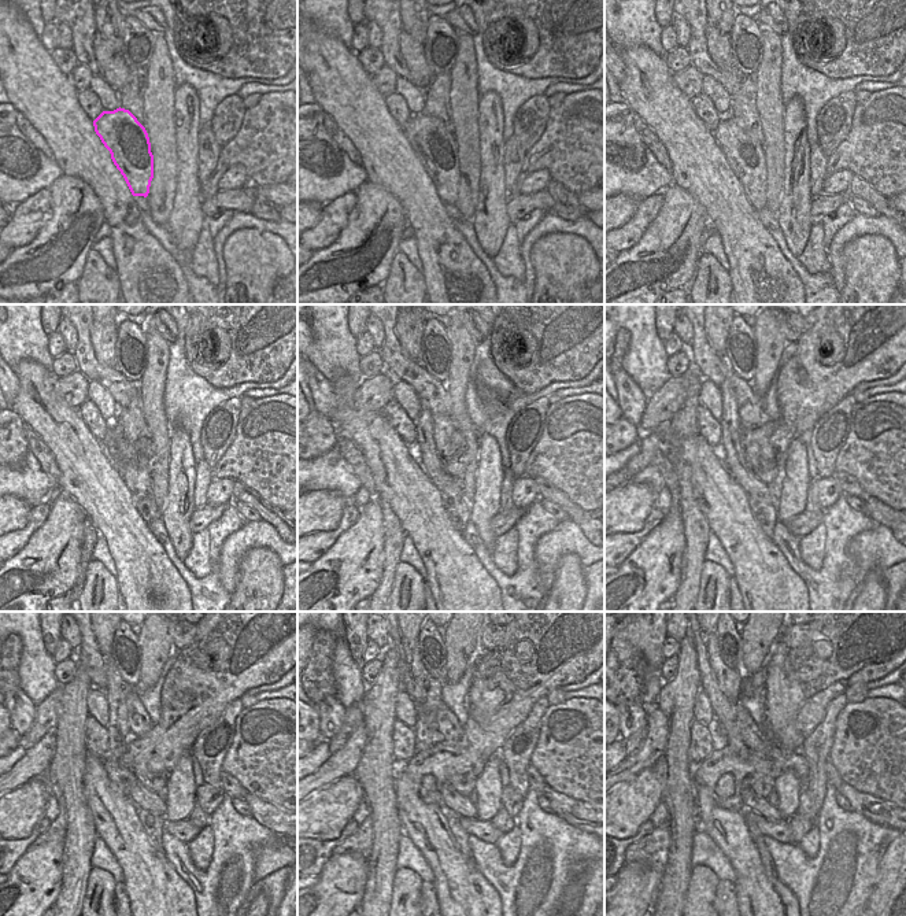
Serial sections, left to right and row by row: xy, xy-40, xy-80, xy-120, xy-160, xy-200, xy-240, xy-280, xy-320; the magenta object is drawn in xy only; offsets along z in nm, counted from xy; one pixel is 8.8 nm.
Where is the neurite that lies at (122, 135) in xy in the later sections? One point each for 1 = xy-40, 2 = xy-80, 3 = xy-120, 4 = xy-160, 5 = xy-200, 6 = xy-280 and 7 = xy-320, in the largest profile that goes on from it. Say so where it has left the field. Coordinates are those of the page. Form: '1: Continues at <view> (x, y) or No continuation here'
1: Continues at xy-40 (436, 148)
2: Continues at xy-80 (744, 155)
3: Continues at xy-120 (136, 475)
4: Continues at xy-160 (452, 498)
5: Continues at xy-200 (766, 514)
6: Continues at xy-280 (461, 837)
7: Continues at xy-320 (768, 863)

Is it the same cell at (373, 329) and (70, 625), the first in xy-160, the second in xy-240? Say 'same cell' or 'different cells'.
same cell

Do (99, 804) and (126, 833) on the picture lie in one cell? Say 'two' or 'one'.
one

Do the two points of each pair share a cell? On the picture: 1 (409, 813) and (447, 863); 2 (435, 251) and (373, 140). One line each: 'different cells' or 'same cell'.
1: same cell
2: same cell

